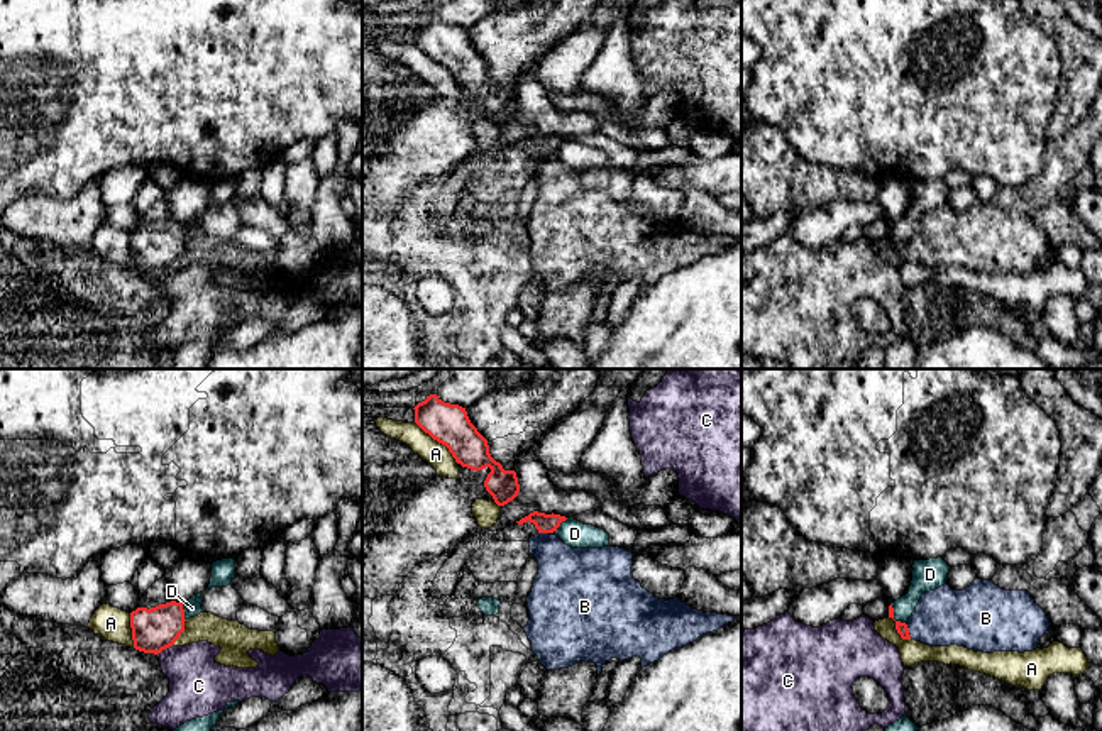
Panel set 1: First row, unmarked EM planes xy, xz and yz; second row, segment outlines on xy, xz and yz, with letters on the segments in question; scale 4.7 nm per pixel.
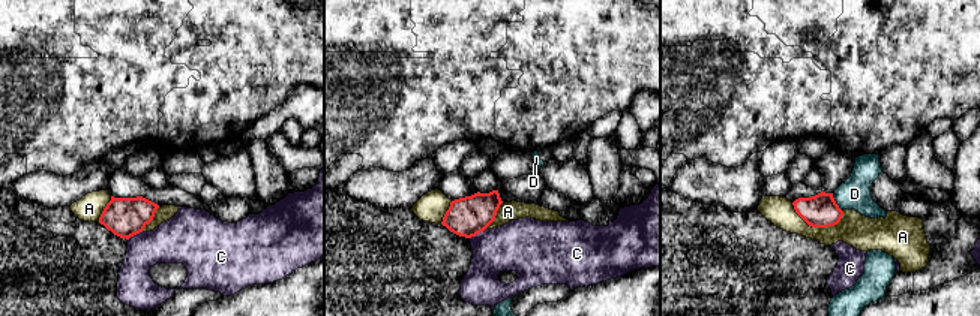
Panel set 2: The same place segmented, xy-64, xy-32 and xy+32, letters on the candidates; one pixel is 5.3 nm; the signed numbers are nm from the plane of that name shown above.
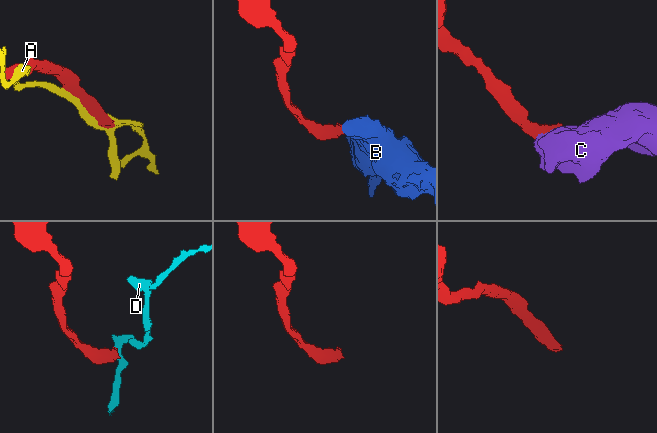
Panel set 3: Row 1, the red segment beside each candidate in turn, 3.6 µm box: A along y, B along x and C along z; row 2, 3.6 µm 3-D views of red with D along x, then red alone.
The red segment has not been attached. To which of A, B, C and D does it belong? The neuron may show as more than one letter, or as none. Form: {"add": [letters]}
{"add": ["B"]}

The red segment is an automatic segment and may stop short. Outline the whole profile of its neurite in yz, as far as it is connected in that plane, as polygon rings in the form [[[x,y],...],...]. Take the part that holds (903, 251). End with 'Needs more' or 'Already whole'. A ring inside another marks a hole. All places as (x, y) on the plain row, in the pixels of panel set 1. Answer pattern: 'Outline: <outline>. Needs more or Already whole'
Outline: [[[982,200],[963,212],[945,205],[924,213],[909,242],[895,242],[902,261],[984,274],[1033,272],[1039,259],[1050,256],[1050,247],[1028,212],[1006,212]]]. Needs more

